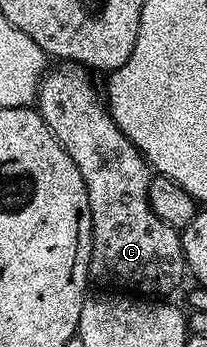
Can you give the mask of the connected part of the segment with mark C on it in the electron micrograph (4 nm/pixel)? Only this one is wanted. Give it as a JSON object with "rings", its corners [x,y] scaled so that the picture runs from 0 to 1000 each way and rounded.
{"rings":[[[300,176],[261,190],[227,202],[184,242],[174,317],[271,395],[271,406],[290,406],[329,452],[348,452],[367,487],[386,487],[386,510],[406,510],[454,674],[454,703],[435,720],[435,804],[498,816],[498,830],[643,844],[667,856],[802,856],[874,810],[879,793],[903,790],[899,744],[879,726],[865,657],[773,637],[773,625],[725,608],[715,539],[734,484],[667,438],[657,418],[638,418],[638,406],[618,406],[618,395],[599,395],[599,383],[560,360],[478,242],[469,251],[435,231],[440,207],[391,182]]]}

